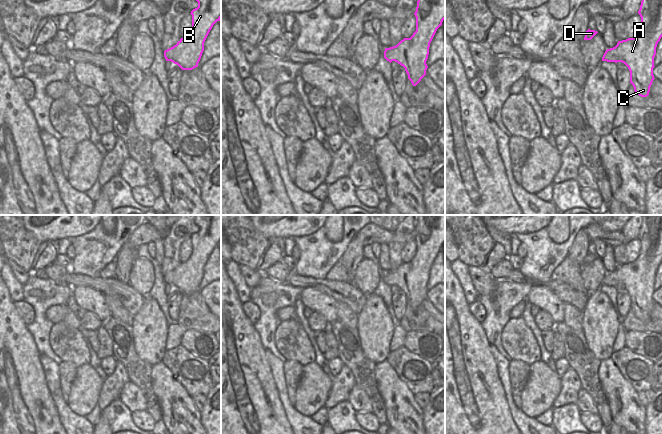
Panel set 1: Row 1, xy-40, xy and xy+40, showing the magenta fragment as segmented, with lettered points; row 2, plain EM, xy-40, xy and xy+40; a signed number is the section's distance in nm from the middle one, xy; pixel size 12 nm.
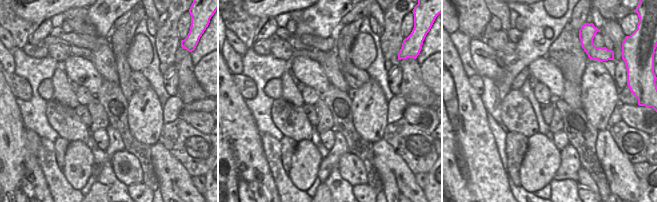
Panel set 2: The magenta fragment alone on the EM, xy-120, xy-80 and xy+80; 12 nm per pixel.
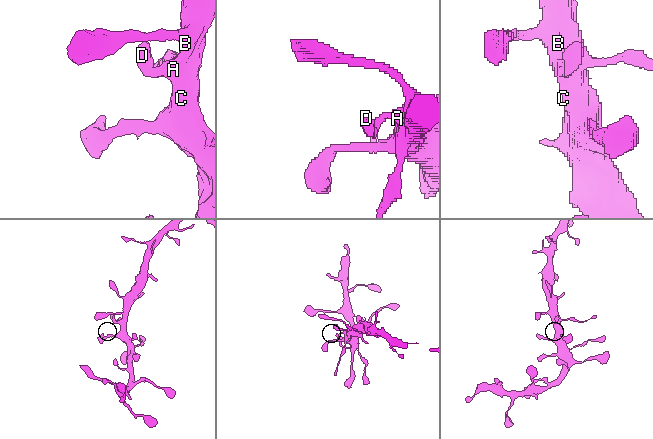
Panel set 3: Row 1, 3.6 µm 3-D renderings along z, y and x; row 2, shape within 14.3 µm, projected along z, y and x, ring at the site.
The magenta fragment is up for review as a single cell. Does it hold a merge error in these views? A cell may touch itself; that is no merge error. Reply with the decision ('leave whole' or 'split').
leave whole

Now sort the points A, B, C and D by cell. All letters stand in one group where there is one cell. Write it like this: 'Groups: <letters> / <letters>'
Groups: A B C D.

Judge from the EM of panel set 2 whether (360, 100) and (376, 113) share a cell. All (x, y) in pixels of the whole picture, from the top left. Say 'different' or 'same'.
same

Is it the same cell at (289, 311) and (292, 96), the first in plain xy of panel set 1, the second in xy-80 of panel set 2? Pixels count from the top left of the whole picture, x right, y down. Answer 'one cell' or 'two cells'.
two cells

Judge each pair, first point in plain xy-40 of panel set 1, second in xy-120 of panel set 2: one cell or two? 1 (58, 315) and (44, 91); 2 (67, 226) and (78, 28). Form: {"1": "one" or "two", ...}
{"1": "one", "2": "two"}

